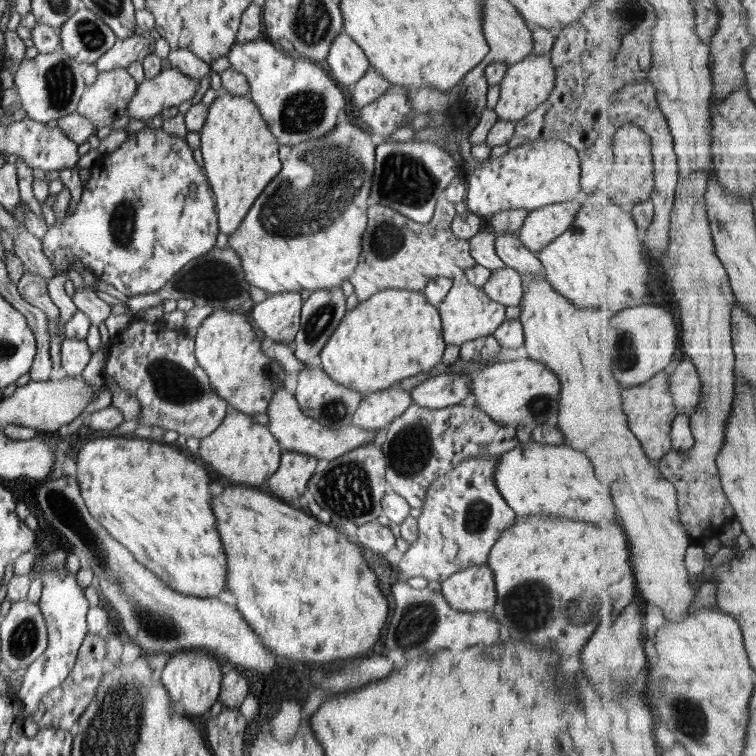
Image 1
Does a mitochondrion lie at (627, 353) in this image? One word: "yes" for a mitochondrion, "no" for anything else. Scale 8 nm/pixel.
yes

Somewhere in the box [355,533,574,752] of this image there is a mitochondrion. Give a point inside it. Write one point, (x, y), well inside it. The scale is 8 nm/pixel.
(529, 605)

